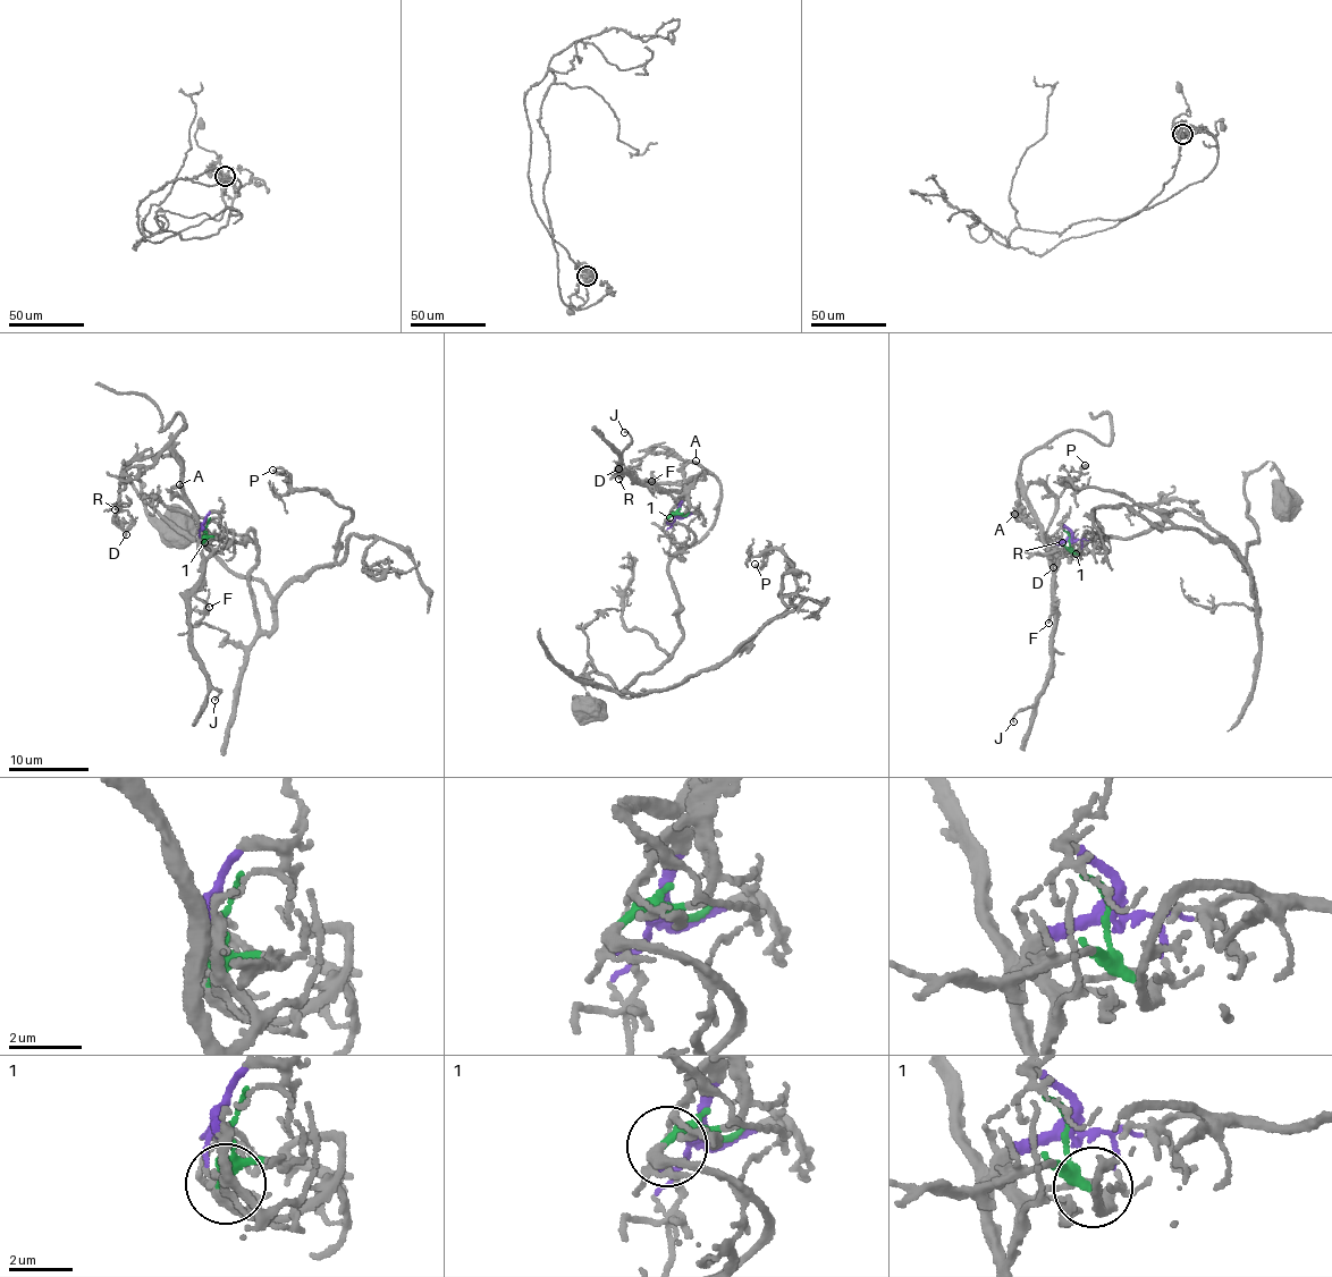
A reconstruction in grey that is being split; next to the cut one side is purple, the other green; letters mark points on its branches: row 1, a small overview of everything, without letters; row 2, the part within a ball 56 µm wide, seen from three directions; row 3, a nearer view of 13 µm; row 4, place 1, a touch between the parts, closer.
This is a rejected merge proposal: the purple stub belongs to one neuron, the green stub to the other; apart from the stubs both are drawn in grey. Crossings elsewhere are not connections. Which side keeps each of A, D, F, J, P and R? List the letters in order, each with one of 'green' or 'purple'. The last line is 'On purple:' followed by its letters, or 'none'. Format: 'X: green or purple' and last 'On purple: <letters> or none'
A: purple
D: purple
F: purple
J: purple
P: green
R: purple
On purple: A, D, F, J, R

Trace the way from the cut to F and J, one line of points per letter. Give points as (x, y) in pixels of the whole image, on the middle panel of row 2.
F: (680, 516), (680, 500), (674, 490), (651, 481)
J: (680, 516), (680, 500), (674, 490), (639, 481), (615, 468), (631, 440), (624, 432)

